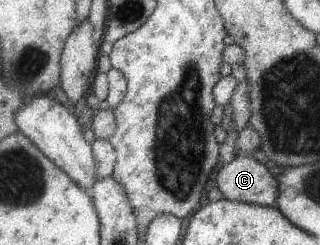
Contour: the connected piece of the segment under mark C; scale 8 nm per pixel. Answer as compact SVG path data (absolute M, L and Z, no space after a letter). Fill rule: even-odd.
M235 155L229 163L223 163L218 169L215 178L216 187L228 200L273 207L276 201L278 178L273 177L268 171L269 168L250 155Z

